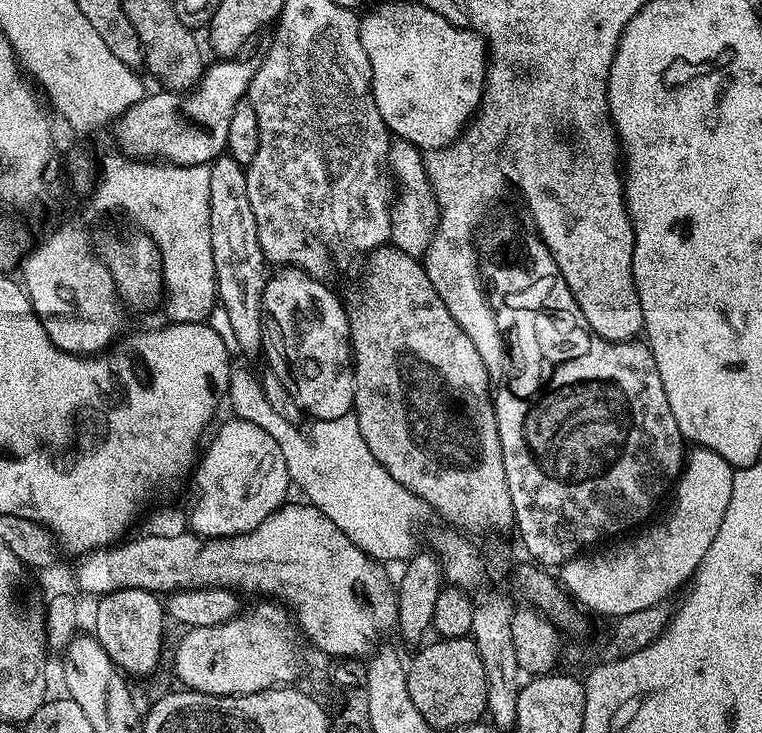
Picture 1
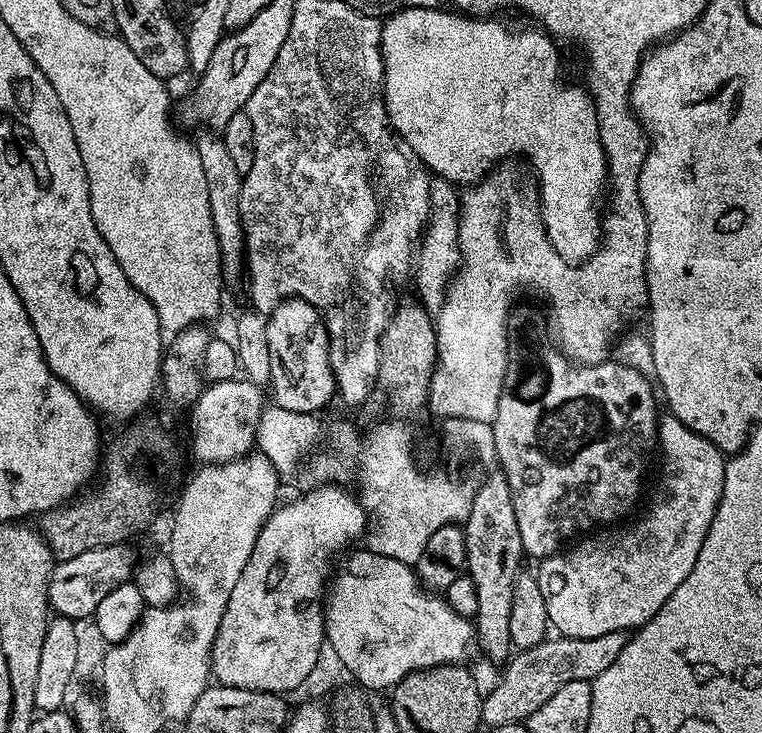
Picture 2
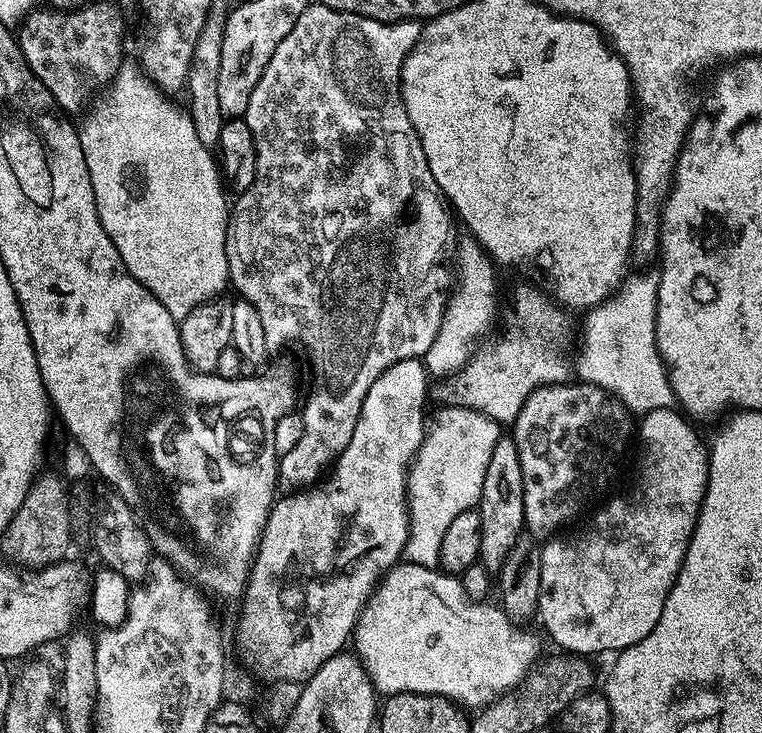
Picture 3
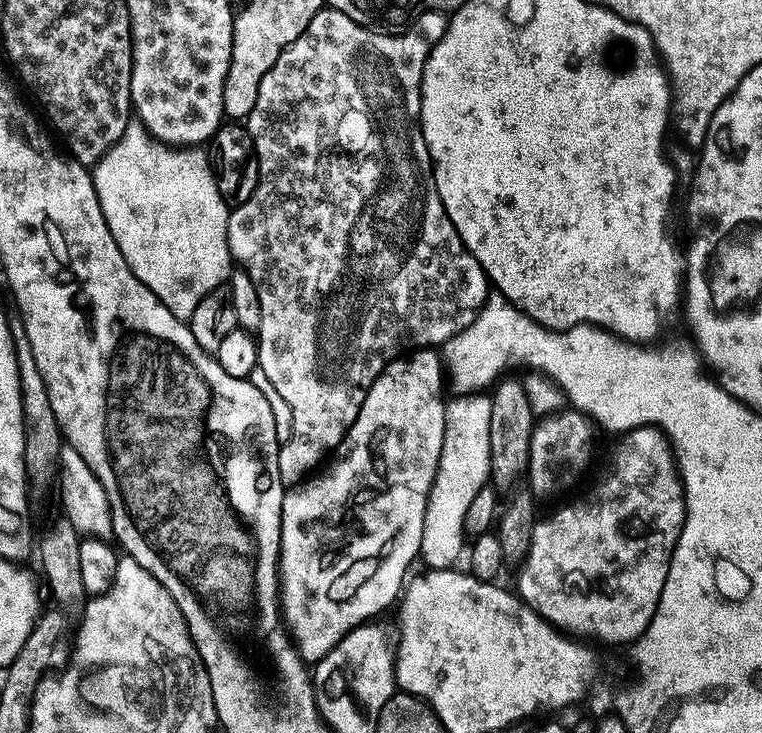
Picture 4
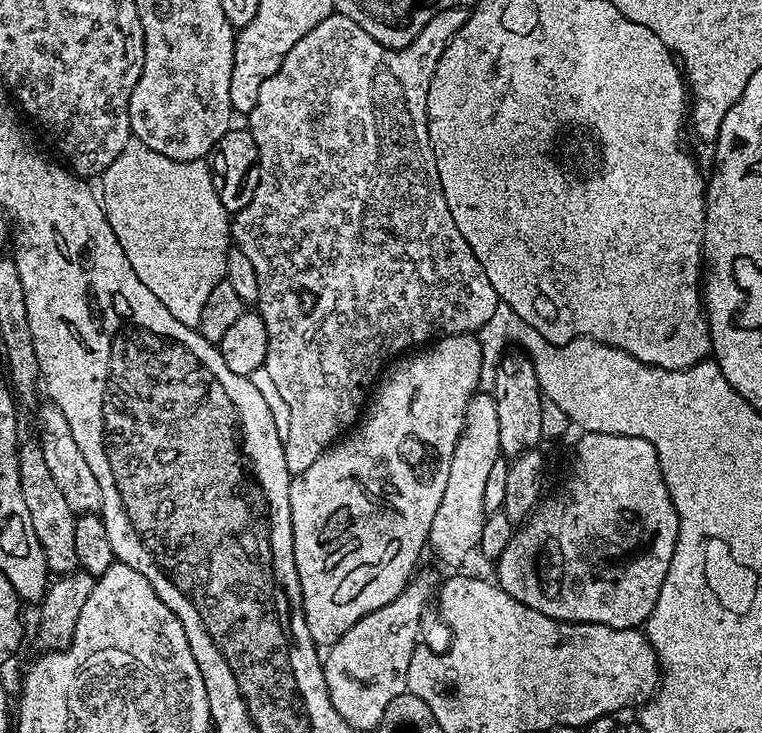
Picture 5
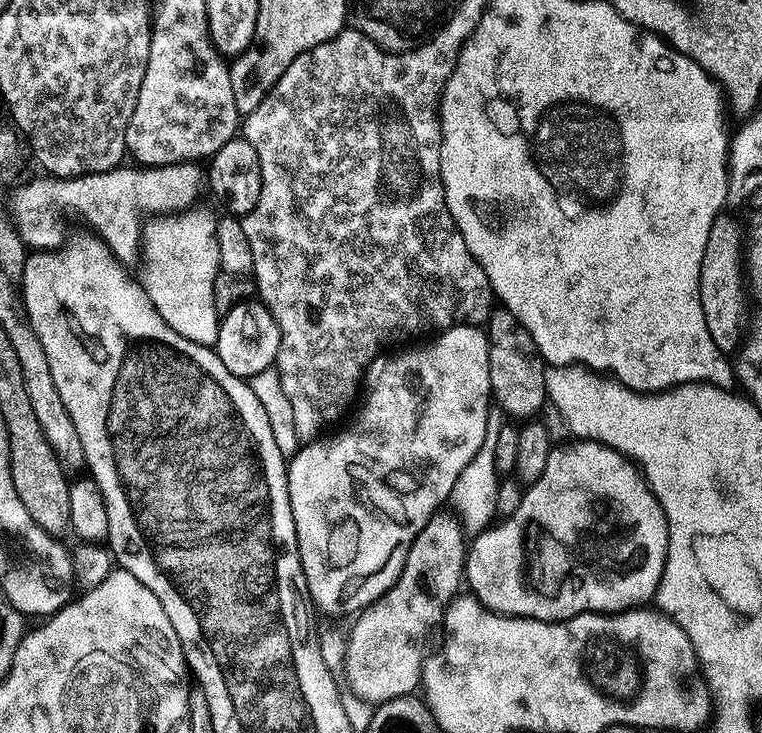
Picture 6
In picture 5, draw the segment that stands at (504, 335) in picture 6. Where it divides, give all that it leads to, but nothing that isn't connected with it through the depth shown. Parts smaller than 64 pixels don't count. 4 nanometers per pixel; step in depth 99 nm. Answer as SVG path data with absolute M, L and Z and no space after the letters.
M512 350L501 356L490 391L494 406L498 406L498 446L501 457L511 458L531 448L540 448L540 440L545 439L542 430L545 397L540 391L538 374L534 370L532 359L520 350Z

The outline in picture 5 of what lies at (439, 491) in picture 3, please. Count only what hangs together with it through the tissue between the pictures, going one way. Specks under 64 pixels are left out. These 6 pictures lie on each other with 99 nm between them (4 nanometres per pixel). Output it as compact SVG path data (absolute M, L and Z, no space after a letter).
M480 390L466 406L464 429L458 438L458 446L454 446L454 458L450 458L450 475L446 477L446 491L442 493L442 506L438 506L438 514L434 514L434 522L430 522L427 547L444 564L460 564L471 552L475 553L480 546L485 510L482 497L486 491L486 481L494 462L501 459L498 446L498 406L494 406L491 391Z

